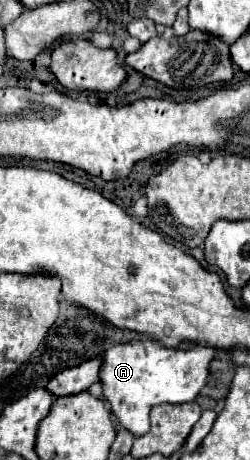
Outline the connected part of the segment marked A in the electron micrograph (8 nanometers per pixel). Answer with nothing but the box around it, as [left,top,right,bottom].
[47,339,215,439]

